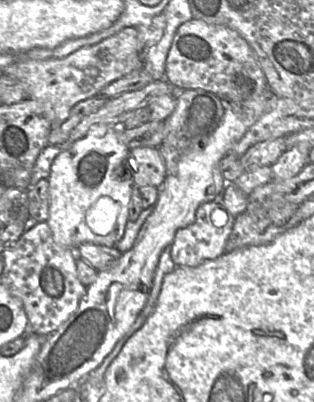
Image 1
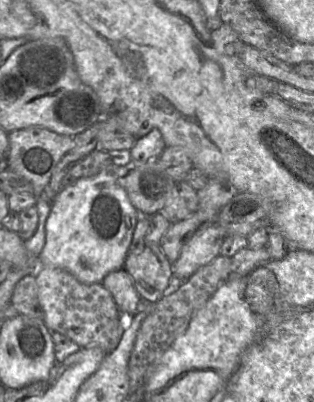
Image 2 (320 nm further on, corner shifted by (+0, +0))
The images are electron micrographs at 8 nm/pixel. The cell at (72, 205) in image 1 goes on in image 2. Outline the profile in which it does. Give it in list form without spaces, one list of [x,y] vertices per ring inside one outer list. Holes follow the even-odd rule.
[[[100,173],[77,180],[72,186],[61,190],[50,205],[51,210],[45,224],[45,245],[39,255],[39,267],[63,269],[85,284],[101,283],[110,272],[123,269],[136,224],[143,216],[132,205],[113,173]]]

